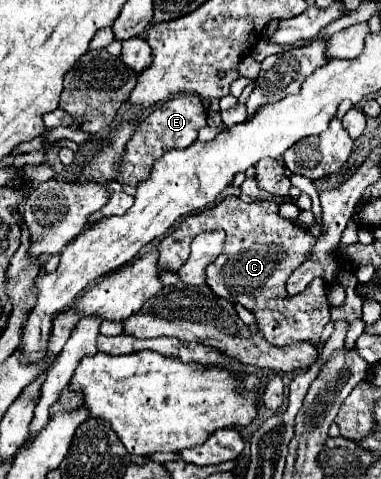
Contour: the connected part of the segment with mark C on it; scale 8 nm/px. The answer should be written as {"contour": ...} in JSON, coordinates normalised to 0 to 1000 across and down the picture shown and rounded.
{"contour":[[[593,411],[556,436],[541,436],[514,449],[493,449],[478,457],[478,466],[420,503],[420,539],[415,553],[425,566],[470,566],[472,553],[493,541],[499,532],[499,507],[525,482],[567,482],[583,478],[593,486],[593,507],[583,528],[562,549],[546,553],[541,562],[541,591],[567,608],[567,616],[604,624],[609,633],[640,637],[651,649],[672,658],[672,674],[693,708],[724,724],[745,724],[777,712],[819,712],[840,716],[840,699],[850,678],[866,670],[866,637],[861,637],[861,612],[856,612],[856,587],[845,578],[829,578],[798,612],[782,612],[772,620],[751,616],[751,587],[766,574],[772,562],[782,562],[803,541],[808,528],[819,524],[819,511],[829,511],[829,495],[793,470],[735,453],[730,428],[719,420],[661,420],[640,424],[625,411]]]}

